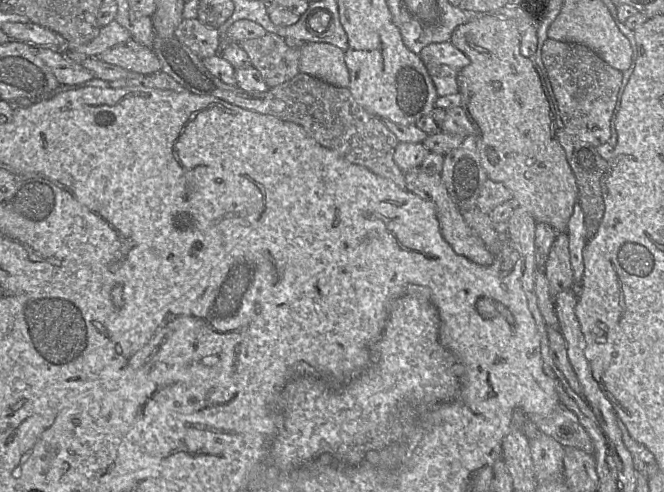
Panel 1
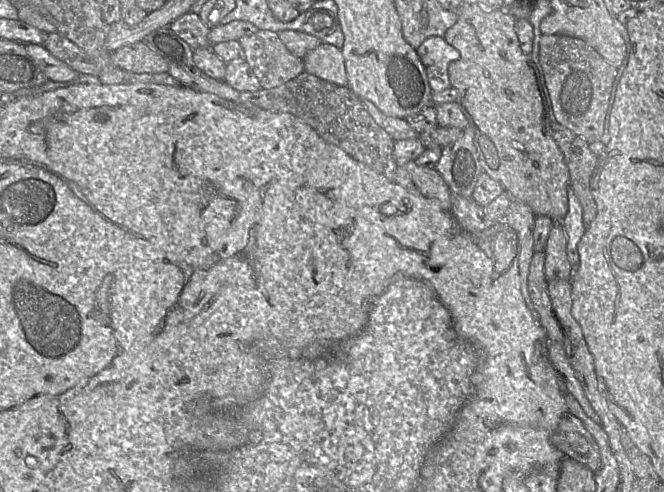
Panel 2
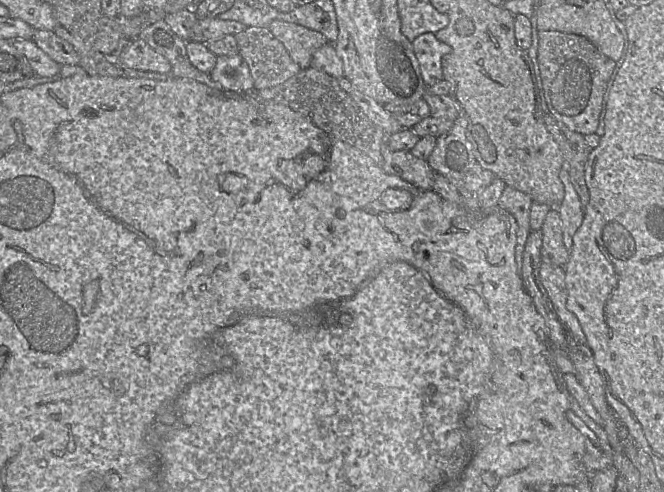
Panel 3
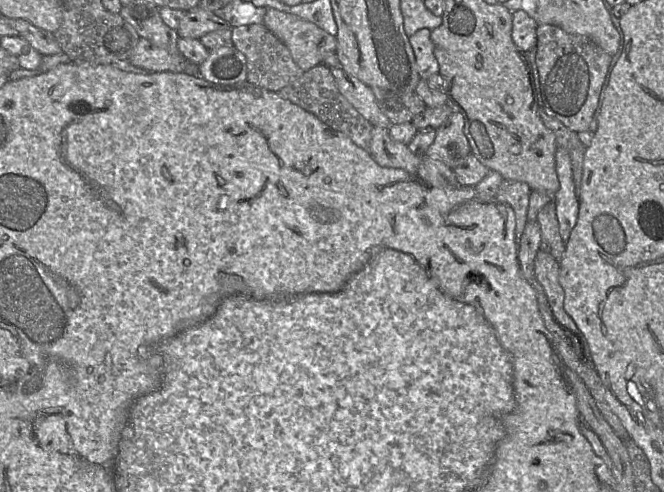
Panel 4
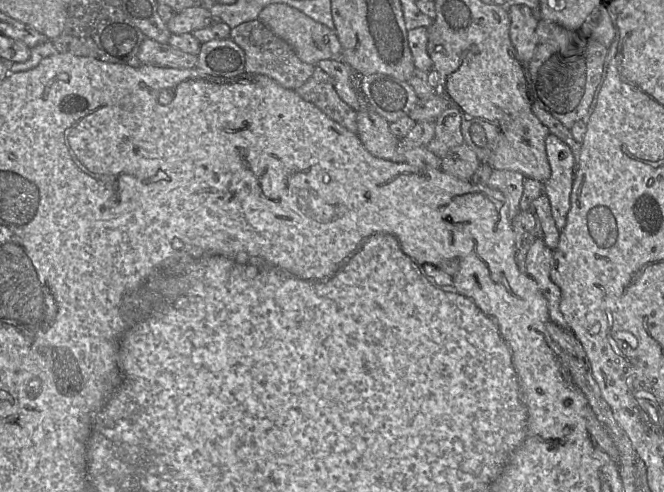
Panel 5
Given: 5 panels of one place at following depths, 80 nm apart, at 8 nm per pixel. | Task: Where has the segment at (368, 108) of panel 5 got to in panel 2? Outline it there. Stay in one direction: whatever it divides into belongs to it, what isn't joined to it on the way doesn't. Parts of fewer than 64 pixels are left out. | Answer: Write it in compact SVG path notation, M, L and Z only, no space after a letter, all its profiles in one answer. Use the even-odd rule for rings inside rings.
M409 161L396 168L395 182L408 191L437 200L443 210L451 212L451 191L436 169Z

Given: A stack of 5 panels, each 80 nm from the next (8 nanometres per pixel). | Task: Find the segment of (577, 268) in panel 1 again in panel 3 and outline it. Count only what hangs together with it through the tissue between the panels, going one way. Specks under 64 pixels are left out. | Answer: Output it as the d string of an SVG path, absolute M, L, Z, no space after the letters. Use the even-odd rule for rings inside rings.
M563 161L563 168L559 173L559 179L564 186L564 198L557 207L561 219L563 242L568 252L572 250L573 237L580 227L584 212L579 197L570 181L569 173Z

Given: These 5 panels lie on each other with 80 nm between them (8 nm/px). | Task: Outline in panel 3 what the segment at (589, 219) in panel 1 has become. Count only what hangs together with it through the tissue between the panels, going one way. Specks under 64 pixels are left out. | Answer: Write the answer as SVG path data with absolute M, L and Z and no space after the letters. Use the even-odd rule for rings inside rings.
M549 113L544 117L544 123L559 146L570 181L584 212L589 202L589 192L584 176L585 166L592 149L586 144L584 135L570 130Z

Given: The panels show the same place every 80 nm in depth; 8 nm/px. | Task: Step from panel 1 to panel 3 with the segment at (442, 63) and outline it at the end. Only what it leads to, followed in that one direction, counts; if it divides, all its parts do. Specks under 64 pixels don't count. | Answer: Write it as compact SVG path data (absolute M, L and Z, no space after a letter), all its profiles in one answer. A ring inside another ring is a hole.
M431 32L419 35L411 43L427 87L443 80L441 59L452 52L451 46L439 41Z

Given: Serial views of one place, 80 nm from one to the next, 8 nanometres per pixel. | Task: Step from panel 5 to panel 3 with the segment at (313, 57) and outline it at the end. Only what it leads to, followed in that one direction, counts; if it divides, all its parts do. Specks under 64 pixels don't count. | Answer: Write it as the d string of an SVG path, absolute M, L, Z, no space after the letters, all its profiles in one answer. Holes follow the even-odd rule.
M273 20L268 29L284 45L292 60L301 69L311 67L314 52L328 43L320 32L295 23Z

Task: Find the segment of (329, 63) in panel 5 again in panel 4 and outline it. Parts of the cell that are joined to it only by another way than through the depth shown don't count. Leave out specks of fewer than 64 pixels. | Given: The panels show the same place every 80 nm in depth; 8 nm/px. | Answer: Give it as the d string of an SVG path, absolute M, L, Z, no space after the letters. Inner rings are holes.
M342 66L330 68L335 79L339 92L348 100L348 102L374 127L389 129L392 125L389 118L379 108L373 91L356 77L347 73Z

